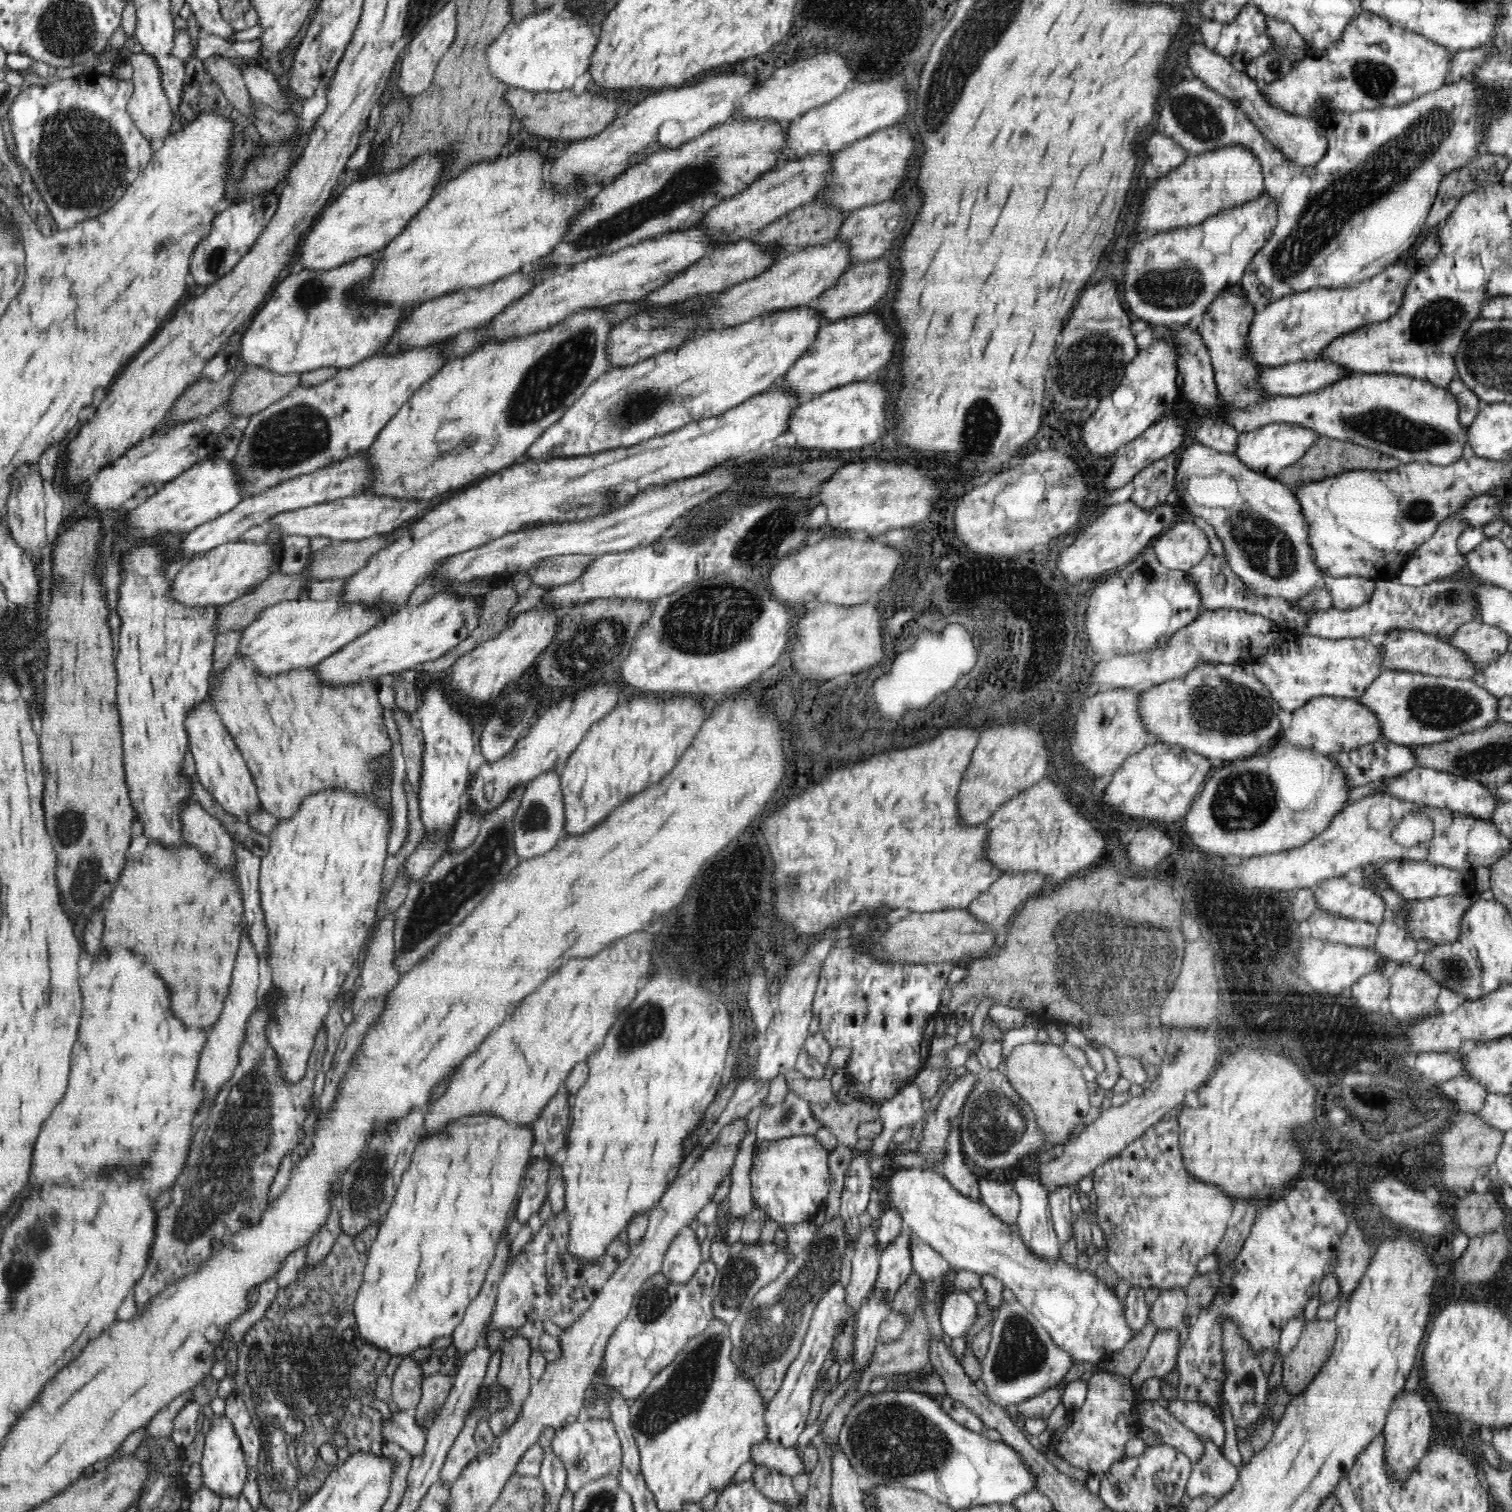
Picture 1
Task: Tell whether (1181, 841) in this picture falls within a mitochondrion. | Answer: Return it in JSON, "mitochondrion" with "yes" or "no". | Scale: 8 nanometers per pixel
{"mitochondrion":"no"}

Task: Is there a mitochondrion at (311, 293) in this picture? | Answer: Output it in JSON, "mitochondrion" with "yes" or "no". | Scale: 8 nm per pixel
{"mitochondrion":"yes"}

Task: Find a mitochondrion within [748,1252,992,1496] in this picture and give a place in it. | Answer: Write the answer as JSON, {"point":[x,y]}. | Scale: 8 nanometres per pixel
{"point":[892,1440]}

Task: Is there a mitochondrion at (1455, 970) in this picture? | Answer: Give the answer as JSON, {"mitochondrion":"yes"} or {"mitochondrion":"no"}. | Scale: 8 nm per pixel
{"mitochondrion":"yes"}

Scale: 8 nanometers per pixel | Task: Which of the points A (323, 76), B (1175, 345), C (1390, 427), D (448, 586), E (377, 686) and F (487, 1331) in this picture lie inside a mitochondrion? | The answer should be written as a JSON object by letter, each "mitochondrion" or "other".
{"A":"other","B":"other","C":"mitochondrion","D":"other","E":"other","F":"other"}

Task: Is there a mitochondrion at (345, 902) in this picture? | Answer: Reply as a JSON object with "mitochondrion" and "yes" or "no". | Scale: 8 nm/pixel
{"mitochondrion":"no"}

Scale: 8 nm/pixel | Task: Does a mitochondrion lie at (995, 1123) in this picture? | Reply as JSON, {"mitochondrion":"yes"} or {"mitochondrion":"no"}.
{"mitochondrion":"yes"}

